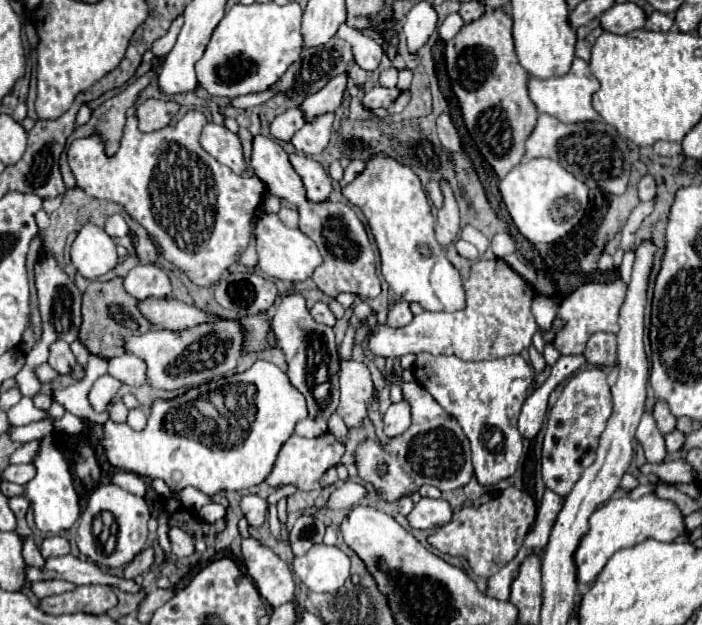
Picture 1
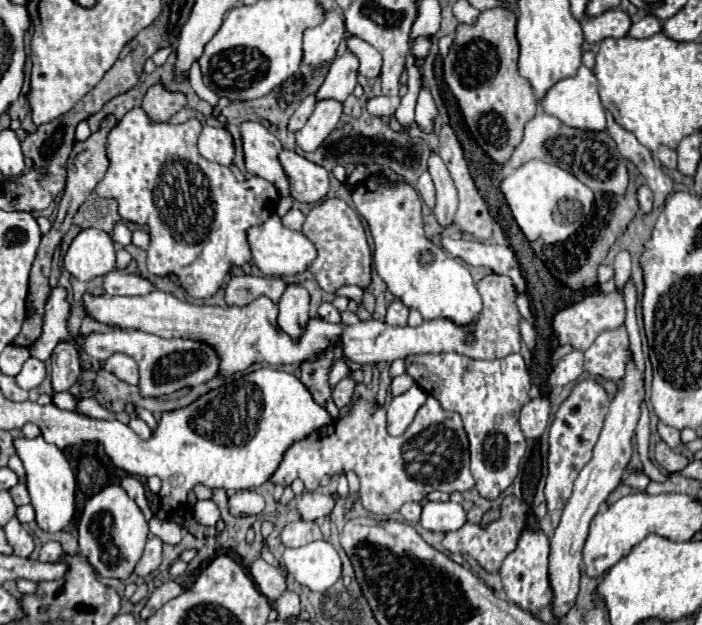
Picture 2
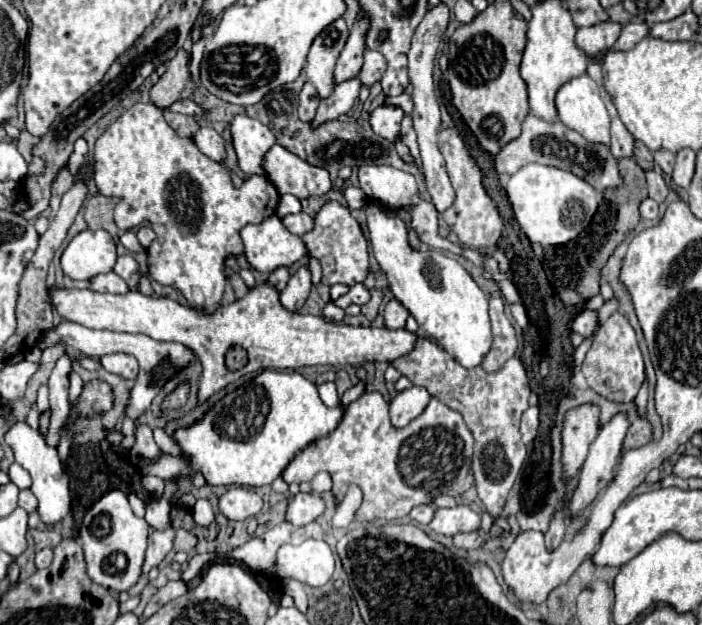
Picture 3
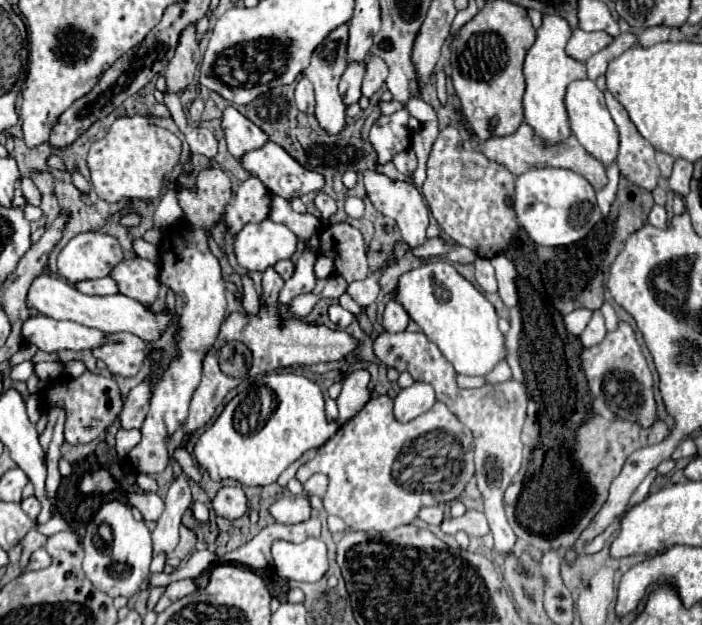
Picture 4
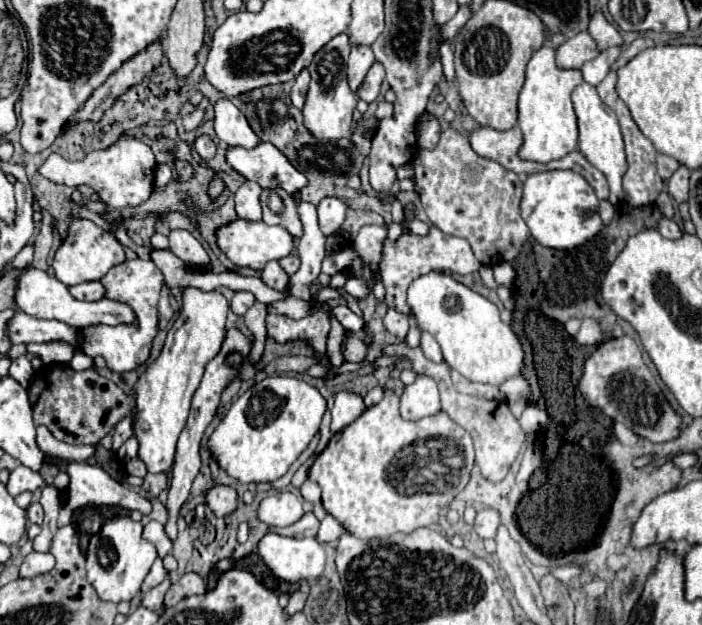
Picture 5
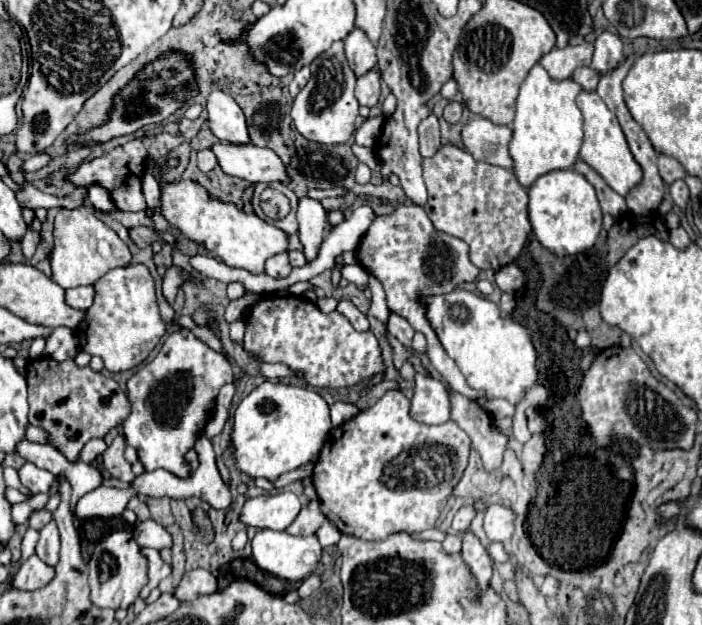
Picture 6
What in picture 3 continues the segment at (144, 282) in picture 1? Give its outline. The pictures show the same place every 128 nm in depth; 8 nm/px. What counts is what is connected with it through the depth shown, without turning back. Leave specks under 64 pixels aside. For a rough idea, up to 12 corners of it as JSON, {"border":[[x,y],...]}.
{"border":[[116,272],[92,278],[94,292],[126,294],[128,284]]}

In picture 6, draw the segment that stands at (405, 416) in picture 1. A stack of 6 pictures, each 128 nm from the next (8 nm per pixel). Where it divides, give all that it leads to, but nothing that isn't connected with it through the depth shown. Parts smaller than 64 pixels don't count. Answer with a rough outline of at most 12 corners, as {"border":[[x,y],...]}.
{"border":[[416,374],[410,416],[424,424],[450,418],[448,390]]}

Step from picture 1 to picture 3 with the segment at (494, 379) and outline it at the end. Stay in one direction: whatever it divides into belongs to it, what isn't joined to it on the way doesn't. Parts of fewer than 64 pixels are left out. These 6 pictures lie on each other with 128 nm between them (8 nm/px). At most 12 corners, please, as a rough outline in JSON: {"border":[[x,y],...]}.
{"border":[[420,338],[394,360],[464,416],[478,496],[496,518],[526,458],[520,358],[464,368]]}

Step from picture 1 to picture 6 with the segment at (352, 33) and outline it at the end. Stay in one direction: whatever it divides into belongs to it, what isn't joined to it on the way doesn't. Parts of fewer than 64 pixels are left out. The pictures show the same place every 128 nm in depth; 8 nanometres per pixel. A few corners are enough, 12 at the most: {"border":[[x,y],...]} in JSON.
{"border":[[380,72],[358,78],[356,98],[368,108],[380,98]]}

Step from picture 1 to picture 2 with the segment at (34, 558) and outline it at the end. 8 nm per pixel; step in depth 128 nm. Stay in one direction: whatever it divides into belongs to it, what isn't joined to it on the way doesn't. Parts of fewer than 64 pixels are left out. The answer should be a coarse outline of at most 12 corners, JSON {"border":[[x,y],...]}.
{"border":[[18,518],[4,526],[14,554],[28,558],[34,550],[32,536]]}

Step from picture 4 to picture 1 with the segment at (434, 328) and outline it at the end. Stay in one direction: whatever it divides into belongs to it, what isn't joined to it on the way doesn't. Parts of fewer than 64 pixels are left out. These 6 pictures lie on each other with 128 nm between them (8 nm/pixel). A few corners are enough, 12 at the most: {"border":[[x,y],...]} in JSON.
{"border":[[374,154],[342,194],[380,272],[424,310],[464,308],[416,172]]}

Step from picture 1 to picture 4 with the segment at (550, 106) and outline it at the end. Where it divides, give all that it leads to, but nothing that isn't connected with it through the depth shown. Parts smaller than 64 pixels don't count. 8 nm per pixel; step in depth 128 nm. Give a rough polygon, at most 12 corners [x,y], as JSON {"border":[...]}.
{"border":[[588,78],[566,90],[572,134],[604,166],[618,156],[618,130]]}

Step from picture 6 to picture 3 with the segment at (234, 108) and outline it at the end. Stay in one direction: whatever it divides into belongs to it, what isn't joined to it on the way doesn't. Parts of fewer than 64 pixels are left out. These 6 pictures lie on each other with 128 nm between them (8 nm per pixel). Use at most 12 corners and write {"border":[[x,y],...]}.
{"border":[[260,120],[230,124],[238,166],[264,176],[264,154],[276,144]]}

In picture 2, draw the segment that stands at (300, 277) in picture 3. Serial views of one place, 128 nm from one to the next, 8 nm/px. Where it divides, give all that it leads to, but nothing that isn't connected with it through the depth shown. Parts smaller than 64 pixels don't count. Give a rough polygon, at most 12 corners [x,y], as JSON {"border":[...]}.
{"border":[[288,284],[278,302],[278,326],[300,342],[308,292]]}

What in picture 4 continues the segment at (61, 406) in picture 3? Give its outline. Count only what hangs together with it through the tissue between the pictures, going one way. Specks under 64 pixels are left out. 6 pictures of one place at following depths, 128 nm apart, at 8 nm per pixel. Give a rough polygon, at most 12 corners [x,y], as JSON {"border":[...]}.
{"border":[[60,406],[48,410],[48,426],[40,444],[48,464],[48,492],[60,484],[58,460],[64,444],[66,412]]}

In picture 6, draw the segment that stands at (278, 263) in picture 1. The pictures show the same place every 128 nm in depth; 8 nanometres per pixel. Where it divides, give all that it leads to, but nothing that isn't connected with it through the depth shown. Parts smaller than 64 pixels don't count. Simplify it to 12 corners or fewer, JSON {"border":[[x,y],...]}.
{"border":[[190,180],[162,182],[162,214],[224,264],[264,272],[284,230]]}

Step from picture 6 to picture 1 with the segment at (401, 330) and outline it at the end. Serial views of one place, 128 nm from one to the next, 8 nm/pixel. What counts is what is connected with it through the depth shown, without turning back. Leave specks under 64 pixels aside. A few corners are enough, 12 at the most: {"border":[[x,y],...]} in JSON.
{"border":[[408,302],[390,308],[386,324],[402,328],[412,322]]}

